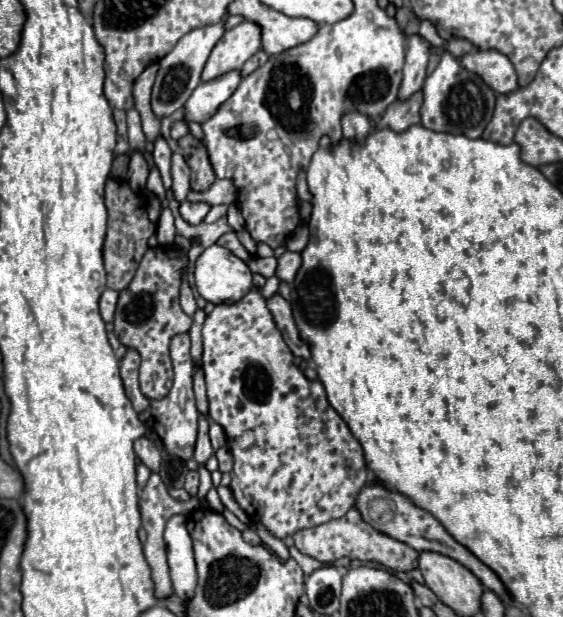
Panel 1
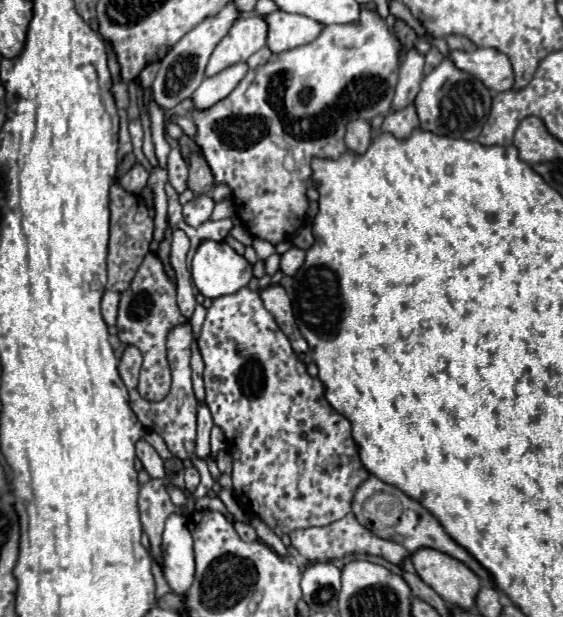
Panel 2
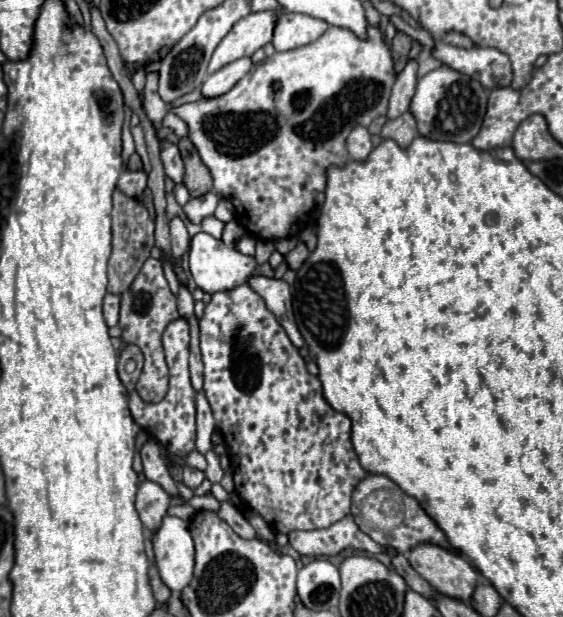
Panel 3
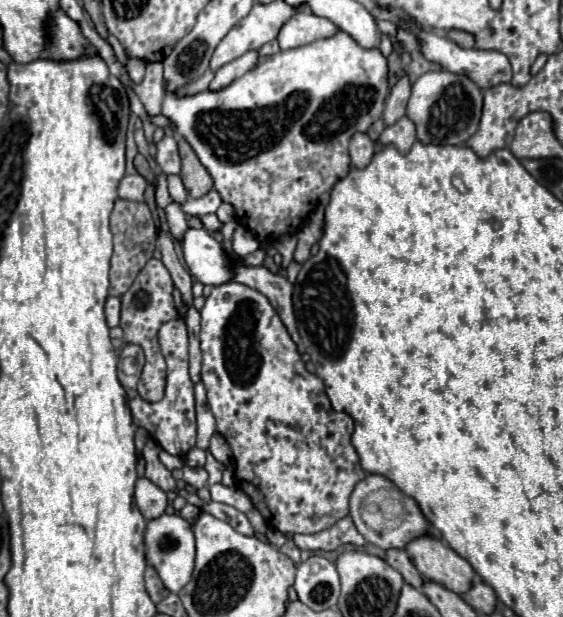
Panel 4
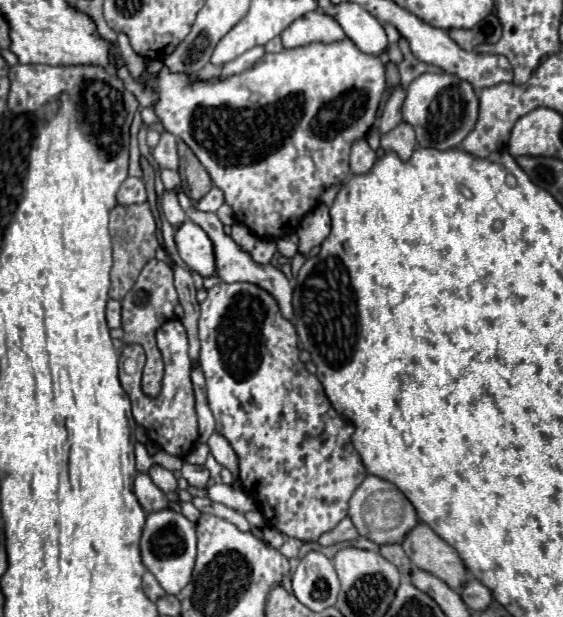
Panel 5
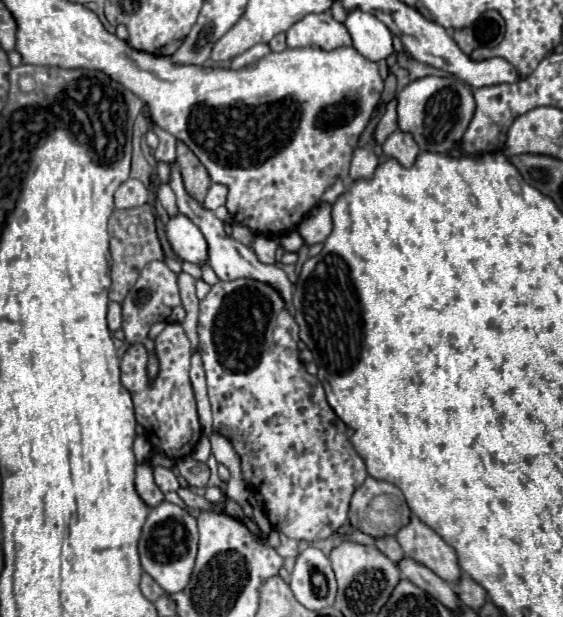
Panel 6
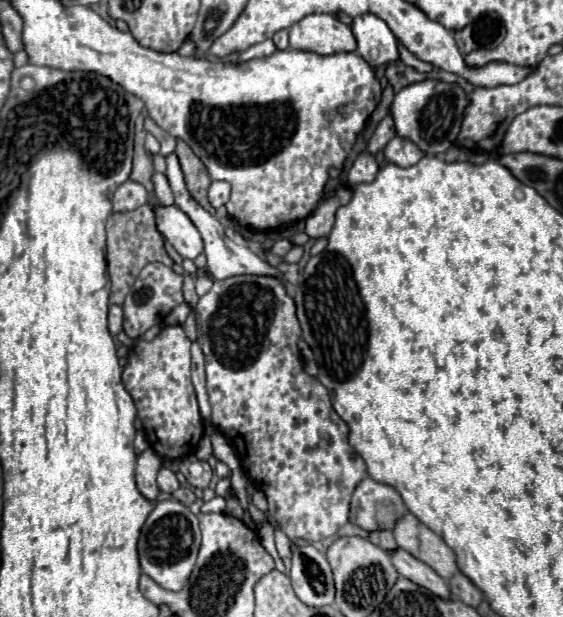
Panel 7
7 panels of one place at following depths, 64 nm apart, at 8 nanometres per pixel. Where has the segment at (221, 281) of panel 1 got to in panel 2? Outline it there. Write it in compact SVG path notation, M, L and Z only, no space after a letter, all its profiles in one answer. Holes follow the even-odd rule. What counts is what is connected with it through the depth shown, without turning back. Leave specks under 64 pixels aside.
M202 242L192 260L192 280L210 300L236 294L252 280L252 266L224 242Z

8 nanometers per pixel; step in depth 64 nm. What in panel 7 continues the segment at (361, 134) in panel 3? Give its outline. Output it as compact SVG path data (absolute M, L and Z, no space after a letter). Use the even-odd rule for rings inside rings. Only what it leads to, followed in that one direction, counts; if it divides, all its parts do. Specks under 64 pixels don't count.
M364 150L364 152L358 154L358 158L354 160L352 168L348 170L348 182L352 186L356 186L356 184L362 184L362 182L374 180L376 172L378 172L378 162L376 162L374 154Z

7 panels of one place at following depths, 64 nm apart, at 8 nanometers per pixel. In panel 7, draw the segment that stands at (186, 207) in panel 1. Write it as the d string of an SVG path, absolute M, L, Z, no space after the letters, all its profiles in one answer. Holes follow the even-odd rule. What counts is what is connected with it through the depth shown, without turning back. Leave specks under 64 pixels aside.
M216 180L216 182L210 184L208 200L210 200L210 204L212 204L214 208L224 206L224 204L228 202L228 198L230 198L230 184L224 184L224 182L220 182L220 180Z

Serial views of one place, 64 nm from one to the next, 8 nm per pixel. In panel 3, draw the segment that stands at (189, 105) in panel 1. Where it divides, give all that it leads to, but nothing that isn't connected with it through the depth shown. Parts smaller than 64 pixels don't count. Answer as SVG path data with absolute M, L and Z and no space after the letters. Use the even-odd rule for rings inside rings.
M240 58L240 60L236 60L228 66L224 66L222 70L210 74L200 88L202 98L218 98L218 96L226 94L228 90L232 90L232 86L242 76L246 76L250 72L250 68L252 68L252 60L250 58Z

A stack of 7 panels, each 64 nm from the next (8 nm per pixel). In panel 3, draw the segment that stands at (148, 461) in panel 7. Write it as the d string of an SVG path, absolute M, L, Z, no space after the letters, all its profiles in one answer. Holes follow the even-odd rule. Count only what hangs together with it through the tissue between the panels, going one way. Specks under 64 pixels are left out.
M142 482L138 486L138 494L136 494L136 510L140 514L142 524L150 530L156 532L162 524L162 518L166 516L170 507L170 496L164 492L164 488L156 482Z

